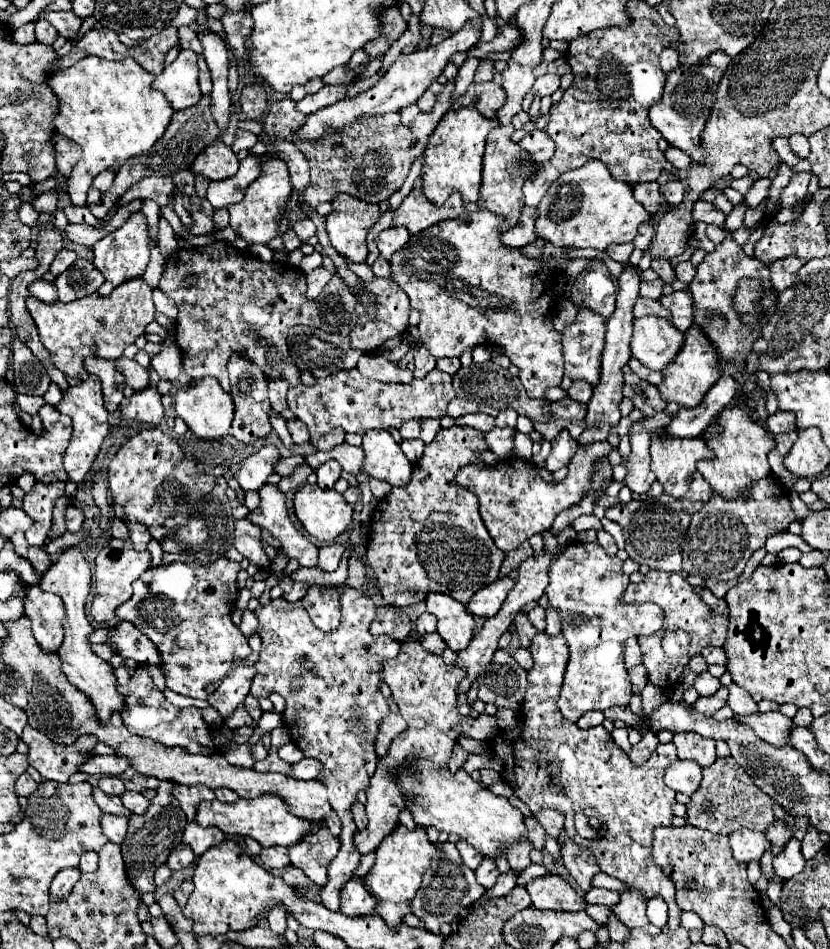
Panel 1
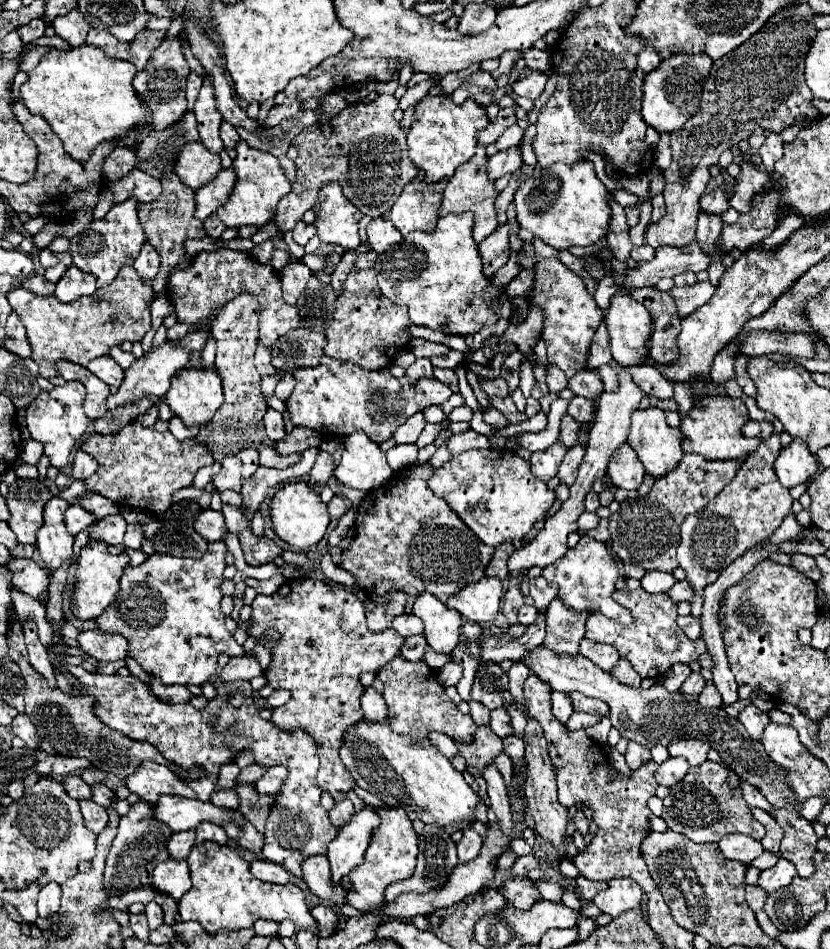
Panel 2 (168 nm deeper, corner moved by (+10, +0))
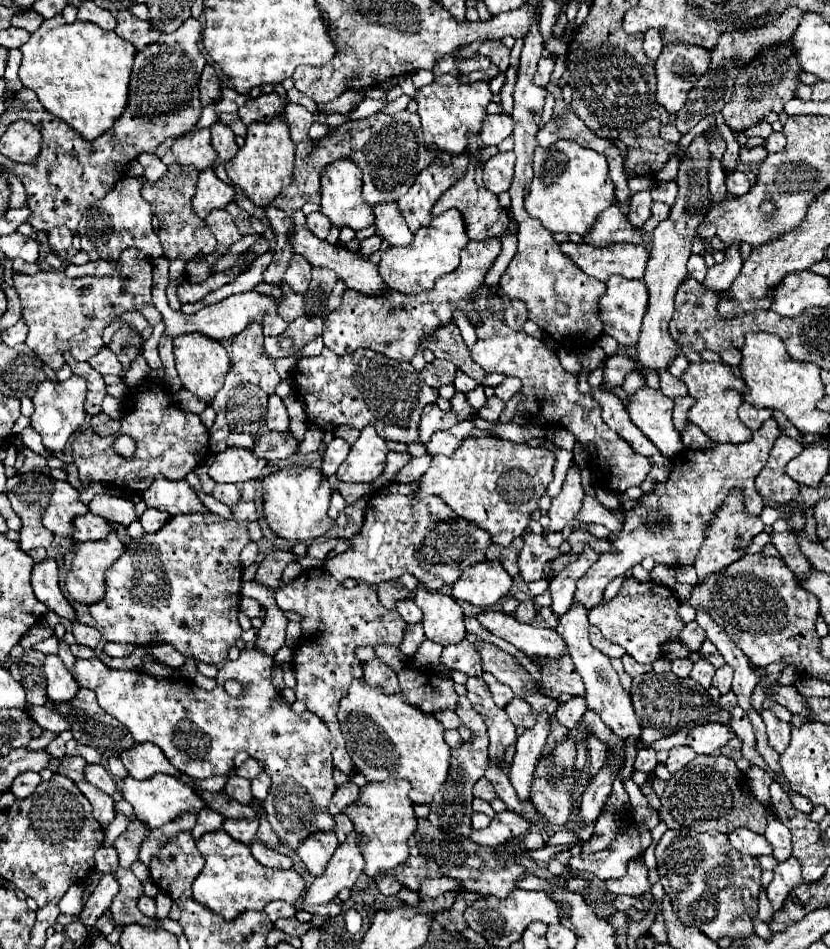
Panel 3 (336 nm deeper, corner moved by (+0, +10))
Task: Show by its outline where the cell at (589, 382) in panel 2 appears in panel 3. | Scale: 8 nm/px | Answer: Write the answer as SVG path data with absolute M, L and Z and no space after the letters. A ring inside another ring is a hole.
M613 355L613 357L607 357L605 361L605 379L603 383L605 385L623 385L625 377L633 371L637 371L639 365L633 357L629 355Z

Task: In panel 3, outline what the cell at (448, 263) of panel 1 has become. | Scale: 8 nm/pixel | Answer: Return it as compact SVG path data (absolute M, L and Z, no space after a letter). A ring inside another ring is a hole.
M451 209L431 221L427 227L419 227L415 233L415 239L407 247L389 247L383 251L379 261L379 275L389 285L389 289L395 291L429 291L435 285L437 277L443 277L445 273L451 273L459 265L459 253L467 245L465 225L461 219L461 213L457 209Z

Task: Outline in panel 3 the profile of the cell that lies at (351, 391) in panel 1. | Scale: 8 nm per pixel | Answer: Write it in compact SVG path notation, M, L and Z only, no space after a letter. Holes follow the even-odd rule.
M324 347L321 355L301 357L291 377L295 383L295 391L301 395L305 403L305 415L311 425L317 425L319 429L325 429L325 431L331 431L339 425L351 425L361 431L365 425L373 425L381 439L401 441L407 445L419 441L419 419L421 419L423 407L429 403L435 403L439 397L439 391L431 389L423 381L421 373L415 371L415 367L409 361L401 361L401 363L391 361L371 349L357 349L351 355L341 357Z

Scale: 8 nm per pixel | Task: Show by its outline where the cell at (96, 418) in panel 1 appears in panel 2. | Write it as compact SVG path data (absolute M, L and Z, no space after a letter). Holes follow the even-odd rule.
M67 381L63 387L55 387L49 393L41 391L39 397L27 407L27 429L35 441L43 443L45 455L49 455L51 465L57 469L69 465L71 451L75 449L77 441L83 439L89 427L91 419L83 411L83 399L85 399L85 387L79 381Z

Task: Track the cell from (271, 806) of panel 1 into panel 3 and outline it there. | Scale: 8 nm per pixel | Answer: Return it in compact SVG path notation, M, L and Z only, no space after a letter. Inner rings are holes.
M157 773L157 775L153 775L147 781L137 781L137 779L127 775L123 779L123 783L121 783L121 795L123 795L125 801L131 803L135 817L141 823L145 823L147 827L151 827L151 829L157 829L163 823L173 821L183 811L197 813L197 811L201 811L205 807L205 803L199 799L199 795L191 787L187 787L187 785L179 783L175 777L163 775L163 773Z

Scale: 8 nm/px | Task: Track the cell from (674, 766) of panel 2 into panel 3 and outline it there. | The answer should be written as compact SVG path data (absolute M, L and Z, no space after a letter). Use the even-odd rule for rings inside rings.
M675 747L675 749L669 751L669 759L667 759L665 767L667 767L671 773L675 773L675 771L679 771L681 767L685 767L689 761L693 761L695 755L697 755L697 753L695 753L691 747Z

